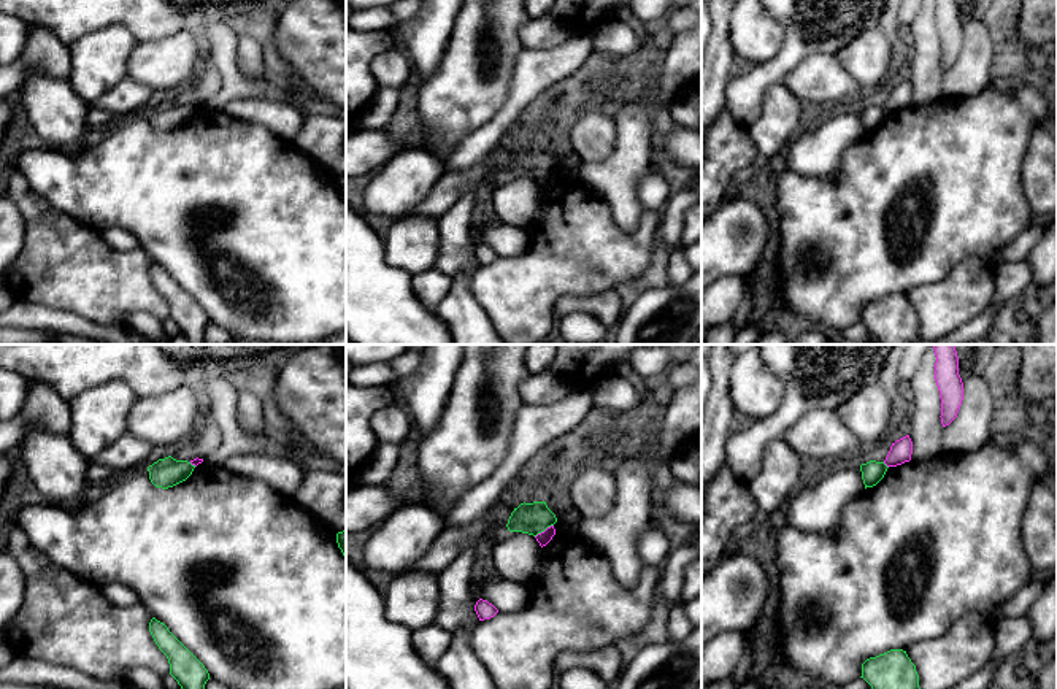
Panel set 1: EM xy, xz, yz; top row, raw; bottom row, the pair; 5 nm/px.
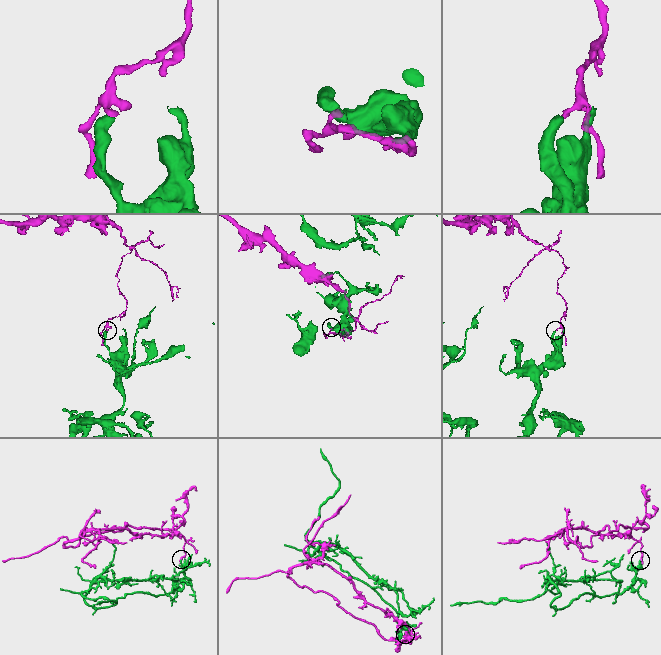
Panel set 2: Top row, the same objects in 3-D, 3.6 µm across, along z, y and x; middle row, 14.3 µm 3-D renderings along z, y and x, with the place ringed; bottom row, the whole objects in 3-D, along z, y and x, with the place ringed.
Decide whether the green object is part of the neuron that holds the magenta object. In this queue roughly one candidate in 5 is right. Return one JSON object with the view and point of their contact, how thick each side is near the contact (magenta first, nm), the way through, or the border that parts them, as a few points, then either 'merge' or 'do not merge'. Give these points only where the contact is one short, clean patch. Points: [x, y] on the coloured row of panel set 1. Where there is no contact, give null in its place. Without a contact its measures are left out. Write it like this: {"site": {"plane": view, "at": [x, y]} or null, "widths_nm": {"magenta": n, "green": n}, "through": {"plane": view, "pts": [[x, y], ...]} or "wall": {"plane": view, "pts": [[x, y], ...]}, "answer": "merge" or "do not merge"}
{"site": {"plane": "xz", "at": [545, 531]}, "widths_nm": {"magenta": 70, "green": 160}, "wall": {"plane": "xz", "pts": [[553, 524], [535, 537]]}, "answer": "do not merge"}

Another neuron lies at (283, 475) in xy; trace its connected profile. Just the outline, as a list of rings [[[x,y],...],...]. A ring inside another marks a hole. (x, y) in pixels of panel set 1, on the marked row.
[[[236,454],[225,462],[235,475],[259,479],[286,497],[292,497],[303,481],[305,468],[289,459],[263,454]]]

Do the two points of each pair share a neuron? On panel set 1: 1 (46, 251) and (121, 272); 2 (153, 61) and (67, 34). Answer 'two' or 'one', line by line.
1: one
2: two

